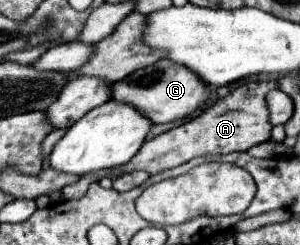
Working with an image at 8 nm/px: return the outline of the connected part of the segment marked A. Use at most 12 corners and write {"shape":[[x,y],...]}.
{"shape":[[251,81],[199,117],[145,141],[109,177],[153,175],[193,157],[271,139],[265,93]]}

